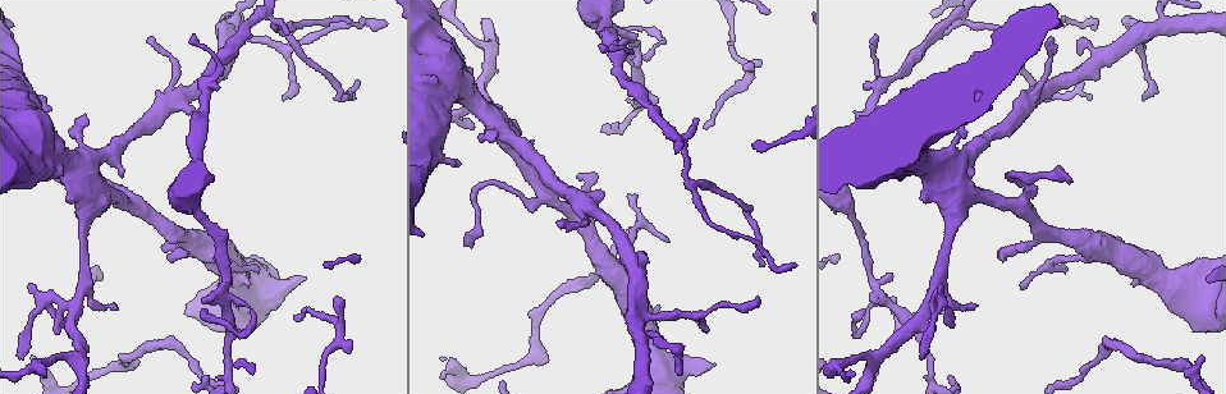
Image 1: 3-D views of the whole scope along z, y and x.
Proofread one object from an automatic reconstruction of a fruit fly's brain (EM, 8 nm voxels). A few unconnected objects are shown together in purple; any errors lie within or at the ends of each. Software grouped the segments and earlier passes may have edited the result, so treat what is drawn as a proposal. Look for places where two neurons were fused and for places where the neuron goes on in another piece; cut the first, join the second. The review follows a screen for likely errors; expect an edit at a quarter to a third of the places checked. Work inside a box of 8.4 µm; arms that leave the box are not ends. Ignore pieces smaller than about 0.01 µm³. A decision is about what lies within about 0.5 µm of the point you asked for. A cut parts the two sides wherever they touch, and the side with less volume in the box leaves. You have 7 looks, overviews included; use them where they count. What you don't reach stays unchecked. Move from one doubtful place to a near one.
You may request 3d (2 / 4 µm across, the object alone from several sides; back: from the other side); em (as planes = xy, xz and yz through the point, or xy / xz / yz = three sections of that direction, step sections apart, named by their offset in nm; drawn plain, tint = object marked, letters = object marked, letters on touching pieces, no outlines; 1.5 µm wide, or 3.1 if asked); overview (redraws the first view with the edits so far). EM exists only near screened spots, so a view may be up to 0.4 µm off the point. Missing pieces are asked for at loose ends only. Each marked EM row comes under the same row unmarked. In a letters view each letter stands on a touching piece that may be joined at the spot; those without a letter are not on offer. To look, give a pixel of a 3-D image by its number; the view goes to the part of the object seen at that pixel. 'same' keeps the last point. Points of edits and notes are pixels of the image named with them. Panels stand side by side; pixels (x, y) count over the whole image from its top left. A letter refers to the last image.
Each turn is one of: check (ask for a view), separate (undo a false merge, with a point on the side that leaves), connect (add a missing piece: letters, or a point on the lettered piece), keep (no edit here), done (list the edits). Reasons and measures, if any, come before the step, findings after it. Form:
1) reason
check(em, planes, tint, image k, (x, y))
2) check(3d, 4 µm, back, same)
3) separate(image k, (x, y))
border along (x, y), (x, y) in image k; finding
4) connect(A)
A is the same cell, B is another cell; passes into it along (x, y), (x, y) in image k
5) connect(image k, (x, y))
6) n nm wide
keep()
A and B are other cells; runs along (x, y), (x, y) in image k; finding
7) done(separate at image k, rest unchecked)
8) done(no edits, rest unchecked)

free end
check(3d, 4 µm, back, image 1, (294, 320))

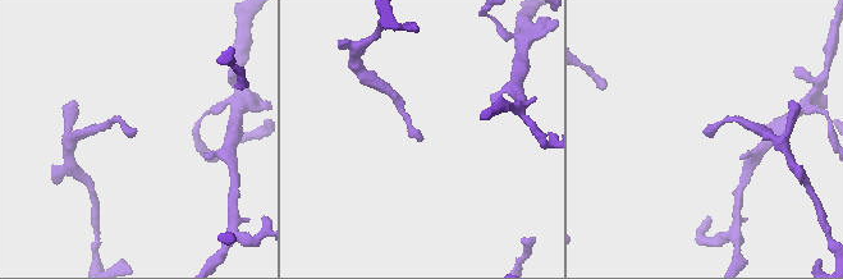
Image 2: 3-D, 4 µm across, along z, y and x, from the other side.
check(em, xy, step 4, letters, image 2, (135, 130))

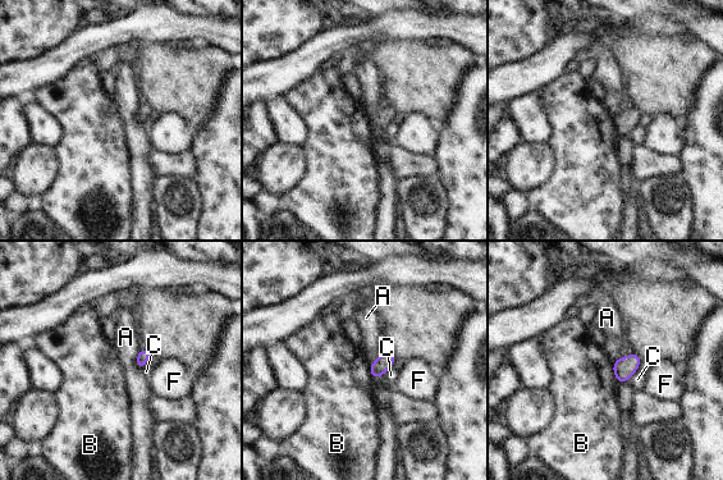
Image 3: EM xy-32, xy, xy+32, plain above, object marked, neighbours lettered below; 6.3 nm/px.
check(em, planes, letters, same)

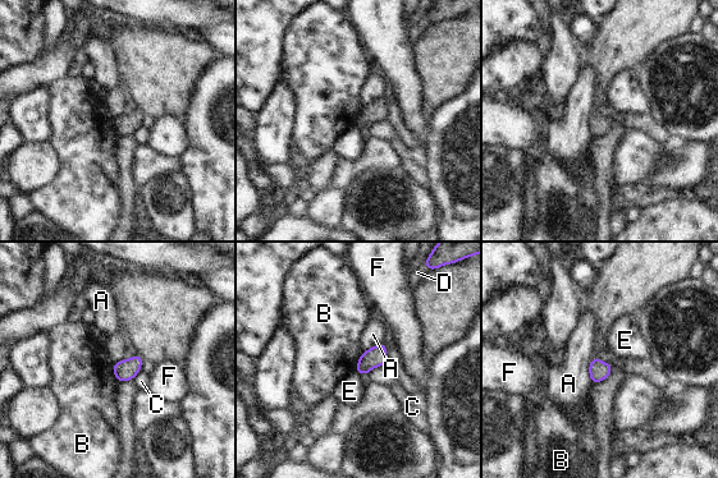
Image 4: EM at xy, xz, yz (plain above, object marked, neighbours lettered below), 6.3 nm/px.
A touches over 170 nm
keep()
A, B, C, D, E and F are other cells; border along (111, 363), (111, 371), (118, 381) in image 4; none of them fits

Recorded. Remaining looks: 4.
abrupt turn
check(3d, 4 µm, image 1, (886, 294))

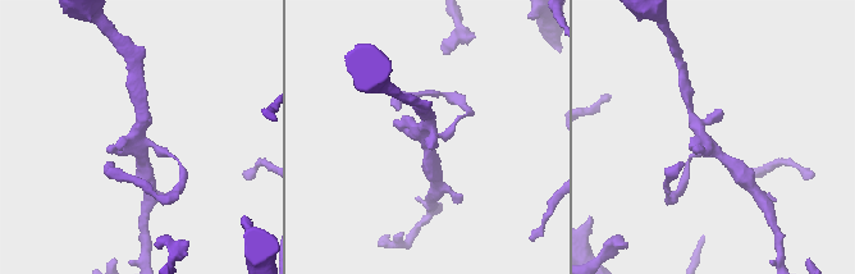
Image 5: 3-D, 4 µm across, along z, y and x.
check(em, yz, step 4, tint, image 5, (137, 146))

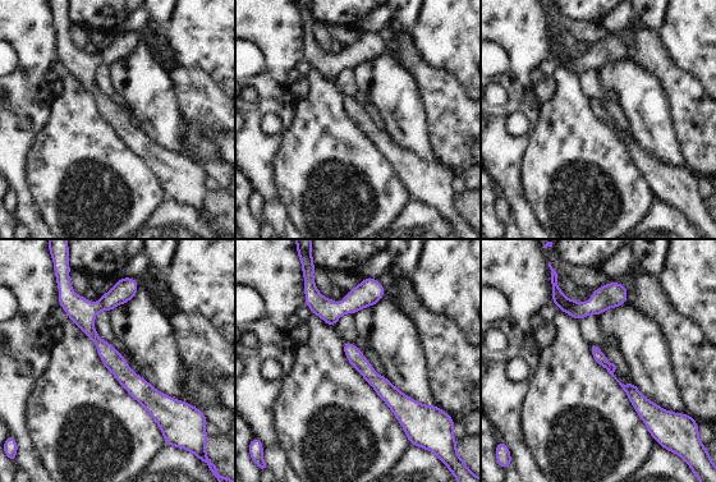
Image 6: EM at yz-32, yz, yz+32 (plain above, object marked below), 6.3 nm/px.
check(em, planes, letters, same)

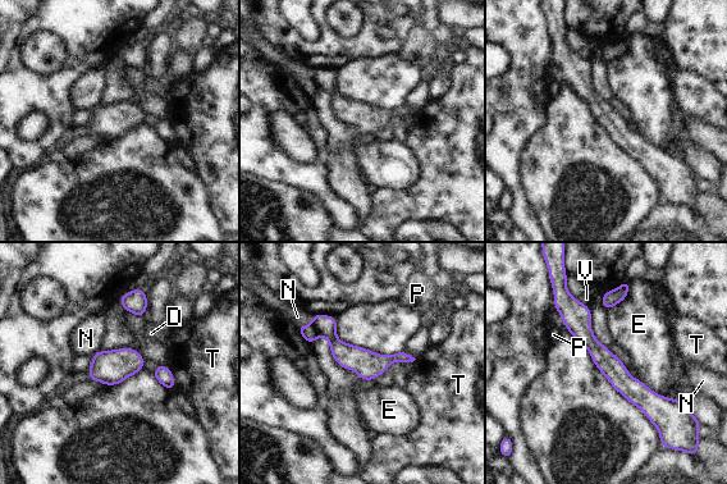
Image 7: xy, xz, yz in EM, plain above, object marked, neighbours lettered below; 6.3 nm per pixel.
E touches over 300 nm
keep()
D, E, N, P, T and V are other cells; border along (314, 315), (310, 323), (297, 328) in image 7; one neuron here

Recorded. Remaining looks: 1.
branch stops here
check(em, yz, step 4, letters, image 1, (283, 101))

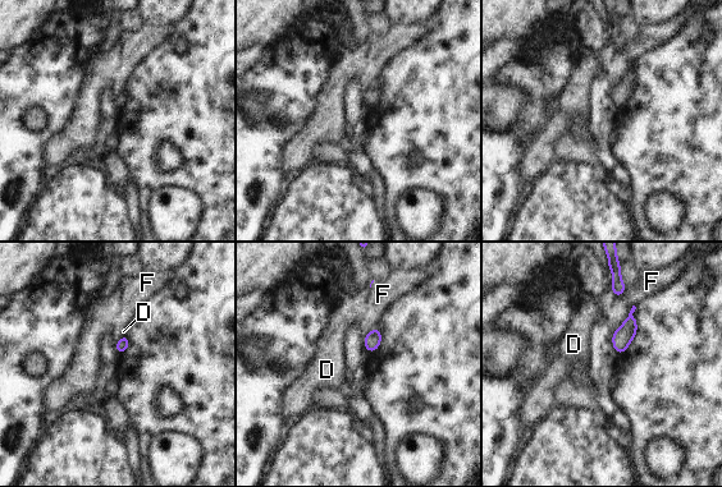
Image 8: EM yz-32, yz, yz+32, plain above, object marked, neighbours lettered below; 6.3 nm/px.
F touches over 200 nm
keep()
D and F are other cells; border along (609, 289), (616, 297) in image 8; none of them fits

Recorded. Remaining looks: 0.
done(no edits, rest unchecked)

